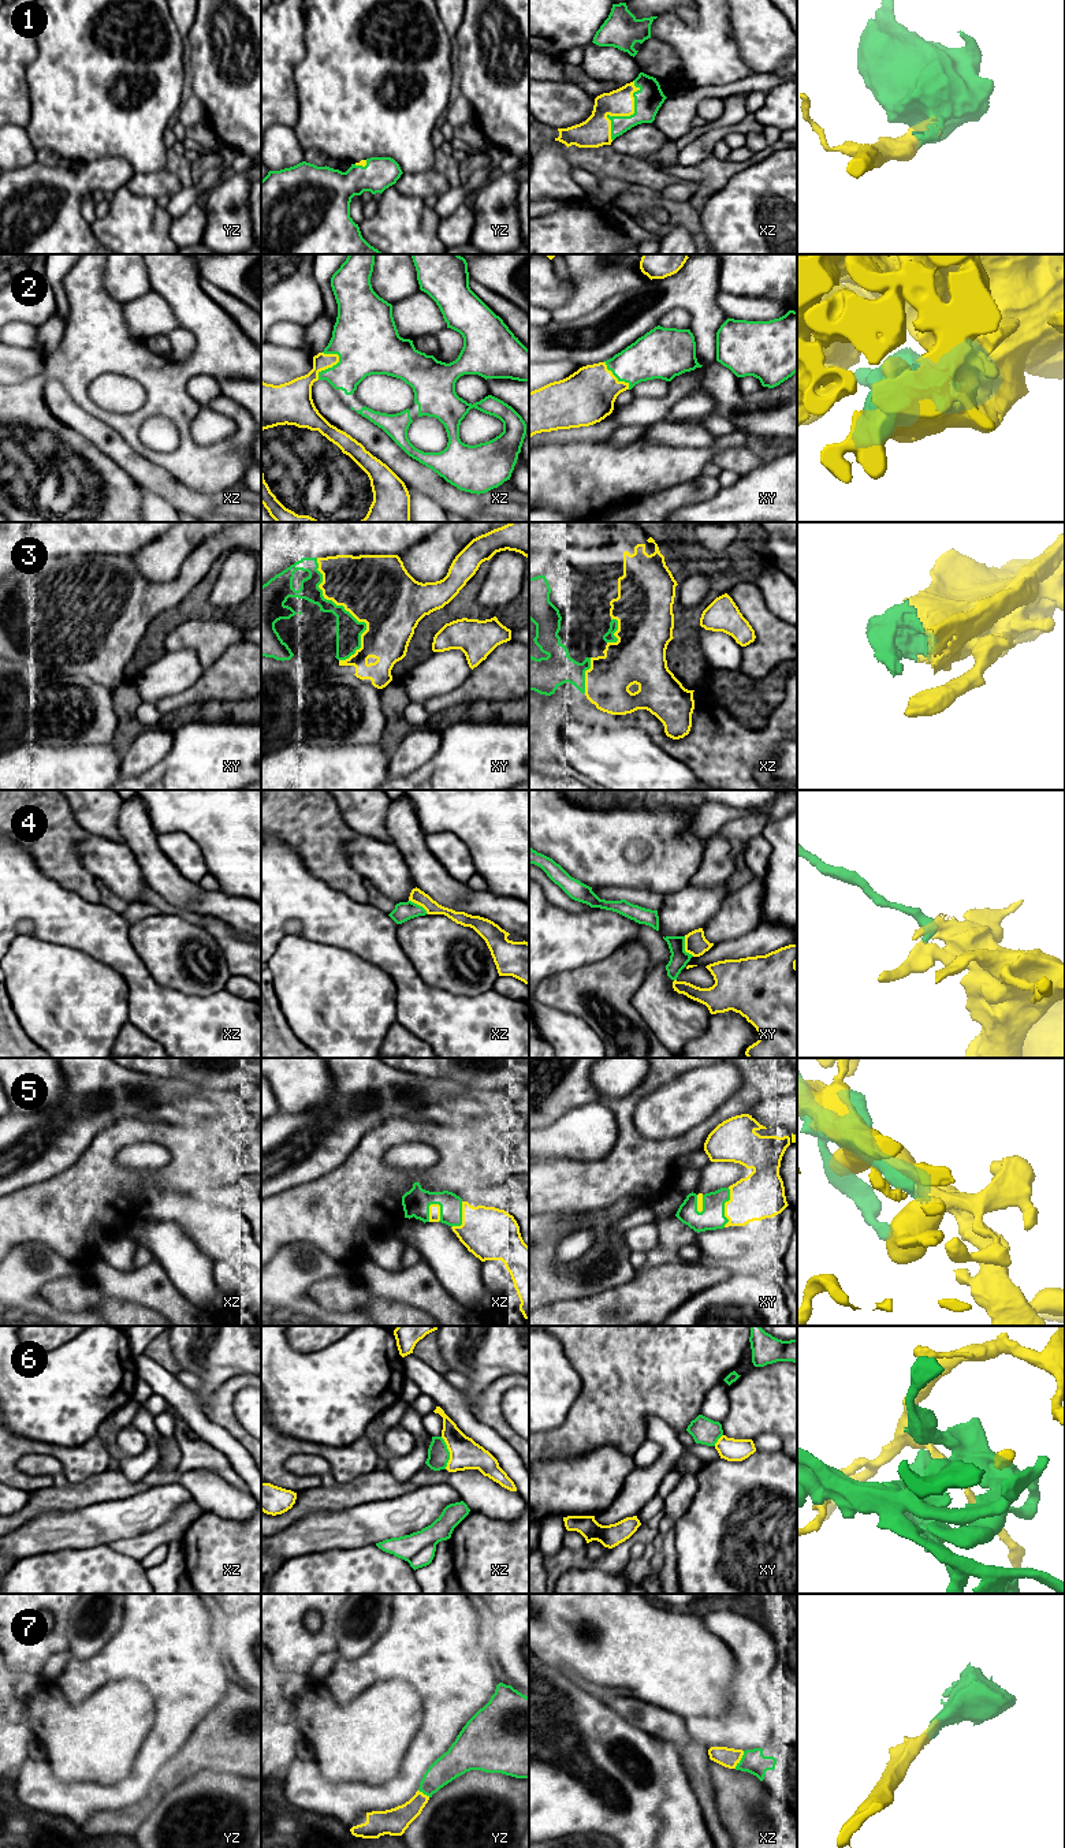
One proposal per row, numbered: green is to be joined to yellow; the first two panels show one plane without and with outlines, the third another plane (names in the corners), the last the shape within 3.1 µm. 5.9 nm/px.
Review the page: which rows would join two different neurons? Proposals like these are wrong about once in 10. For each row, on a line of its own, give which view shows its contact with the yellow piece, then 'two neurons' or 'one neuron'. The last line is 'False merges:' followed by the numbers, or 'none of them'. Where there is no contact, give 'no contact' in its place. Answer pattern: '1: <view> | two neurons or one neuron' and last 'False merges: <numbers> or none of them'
1: xz | one neuron
2: xz | one neuron
3: xy | one neuron
4: xy | two neurons
5: xz | one neuron
6: xz | two neurons
7: xz | one neuron
False merges: 4, 6

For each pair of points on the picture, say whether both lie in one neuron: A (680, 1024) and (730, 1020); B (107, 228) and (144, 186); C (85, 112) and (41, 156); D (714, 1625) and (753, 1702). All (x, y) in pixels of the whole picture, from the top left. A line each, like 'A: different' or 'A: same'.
A: different
B: different
C: different
D: same

